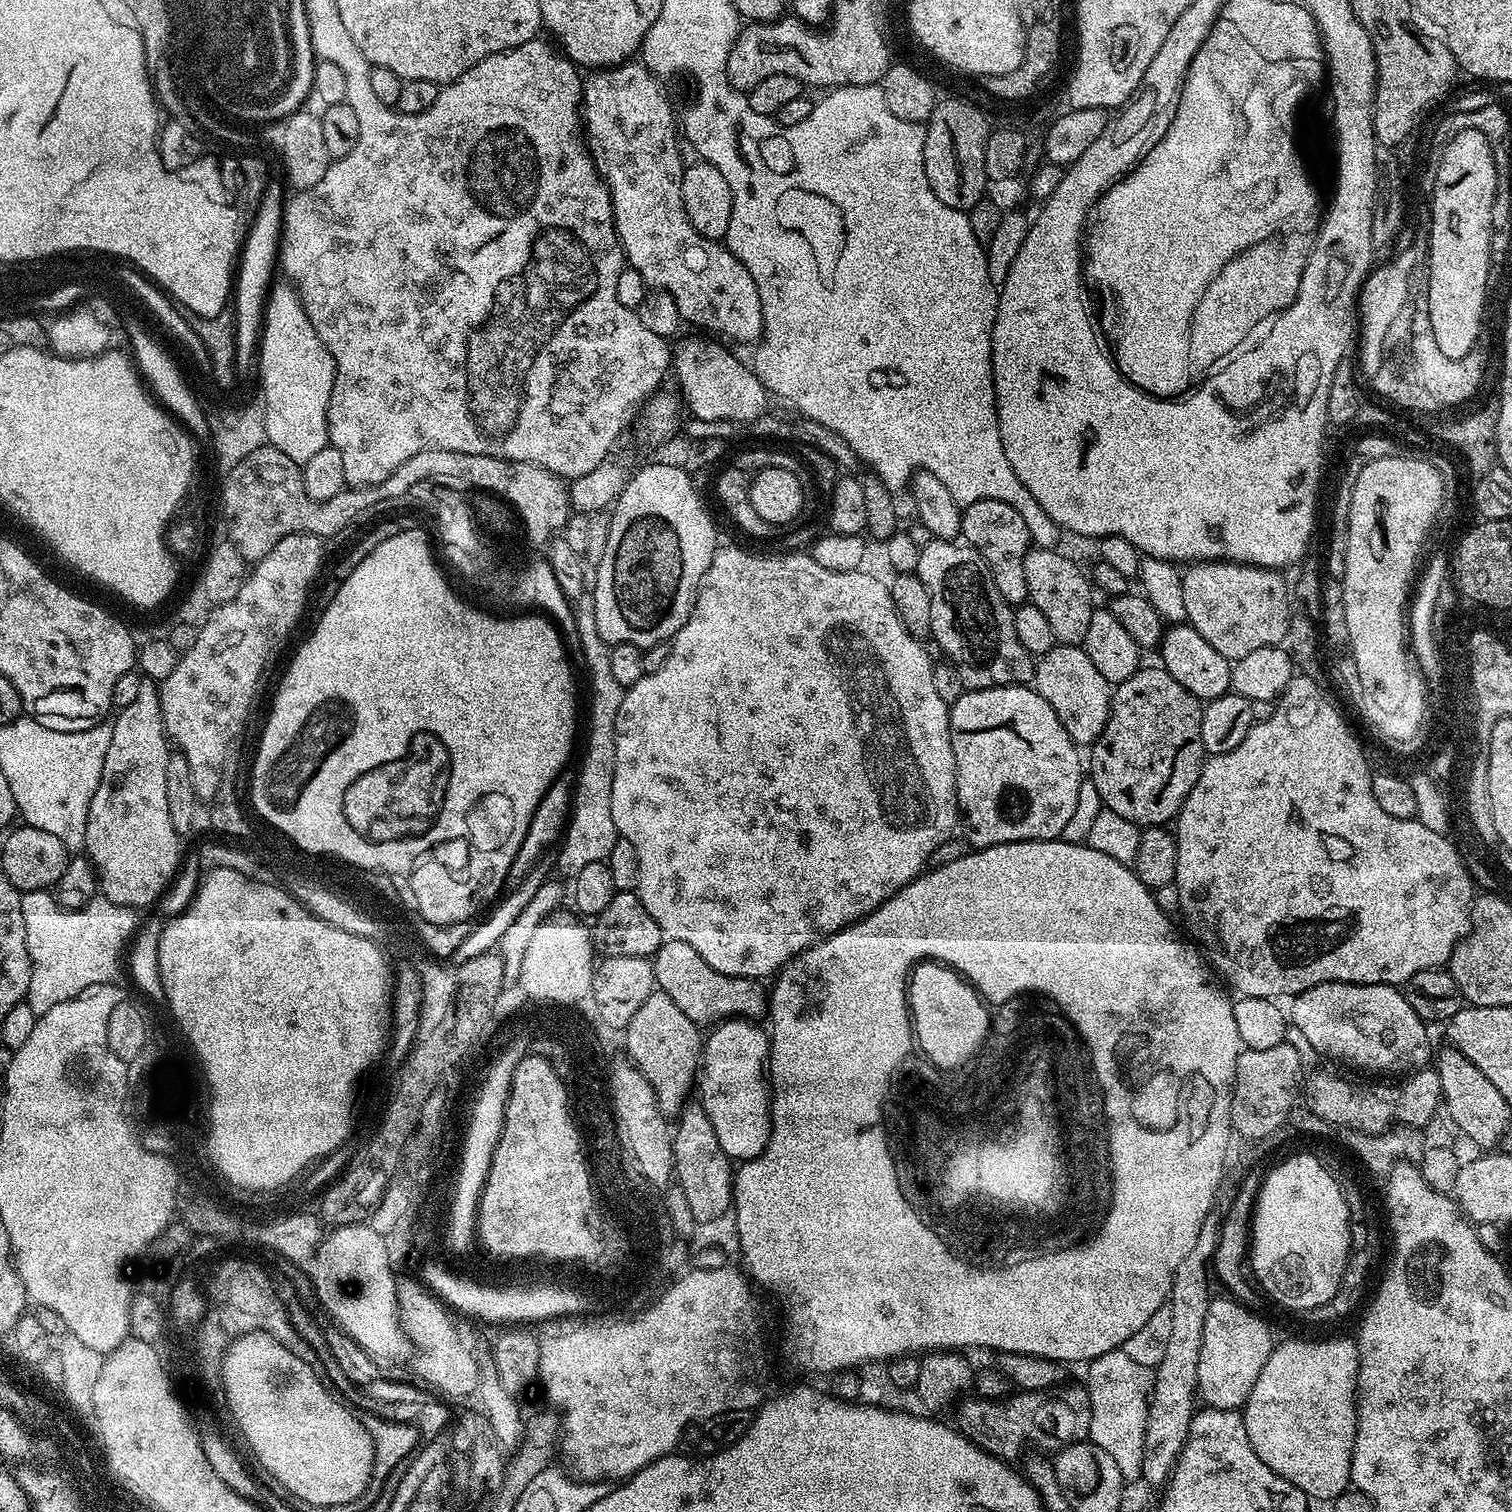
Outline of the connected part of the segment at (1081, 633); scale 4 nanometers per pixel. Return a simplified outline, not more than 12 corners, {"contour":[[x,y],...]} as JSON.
{"contour":[[1029,547],[1028,600],[1057,645],[1083,645],[1094,588],[1055,548]]}

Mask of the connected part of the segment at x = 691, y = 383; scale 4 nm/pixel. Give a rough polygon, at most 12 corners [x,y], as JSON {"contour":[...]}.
{"contour":[[719,341],[673,347],[672,374],[690,413],[732,424],[761,419],[753,369]]}

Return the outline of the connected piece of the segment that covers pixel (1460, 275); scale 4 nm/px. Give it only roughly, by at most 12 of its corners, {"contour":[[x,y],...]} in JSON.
{"contour":[[1486,134],[1455,135],[1430,197],[1426,306],[1446,358],[1480,324],[1488,214]]}

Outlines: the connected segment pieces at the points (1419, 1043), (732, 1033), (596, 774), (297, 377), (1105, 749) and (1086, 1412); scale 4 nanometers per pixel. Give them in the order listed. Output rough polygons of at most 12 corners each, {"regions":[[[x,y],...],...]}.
{"regions":[[[1390,984],[1291,997],[1321,1057],[1364,1072],[1427,1068],[1425,1021]],[[748,1018],[707,1033],[699,1107],[733,1162],[772,1133],[770,1036]],[[592,597],[574,600],[592,683],[588,749],[556,868],[574,878],[618,838],[610,798],[625,688]],[[291,283],[262,339],[278,366],[271,447],[304,465],[329,447],[336,363]],[[1165,668],[1115,685],[1086,768],[1101,805],[1175,821],[1206,759]],[[1087,1387],[959,1401],[955,1427],[999,1460],[1090,1430]]]}

